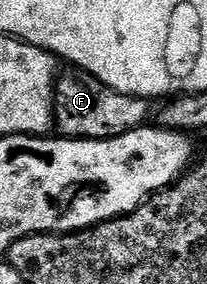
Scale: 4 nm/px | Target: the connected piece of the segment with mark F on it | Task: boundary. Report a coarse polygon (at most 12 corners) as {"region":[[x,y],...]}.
{"region":[[87,71],[55,81],[58,134],[116,139],[152,118],[152,100]]}

